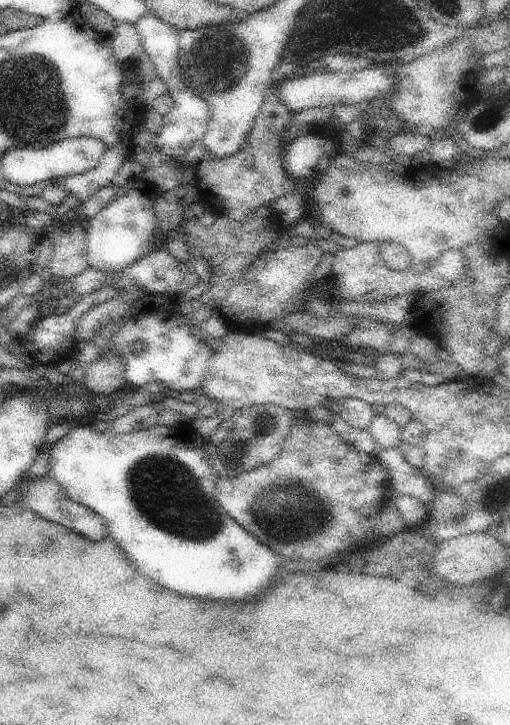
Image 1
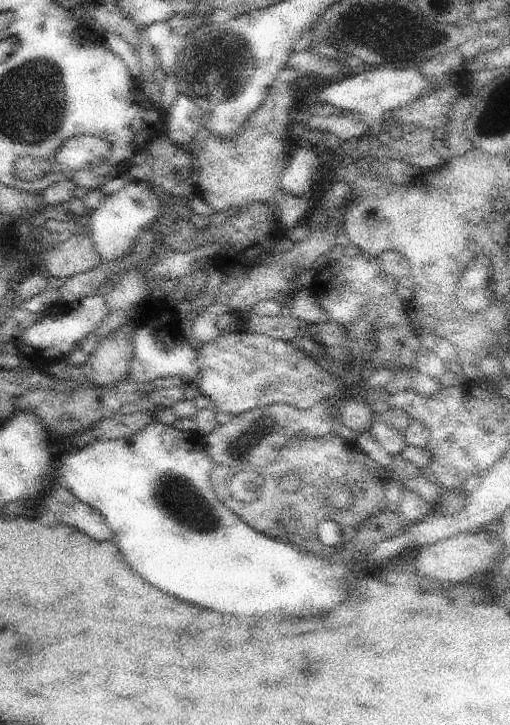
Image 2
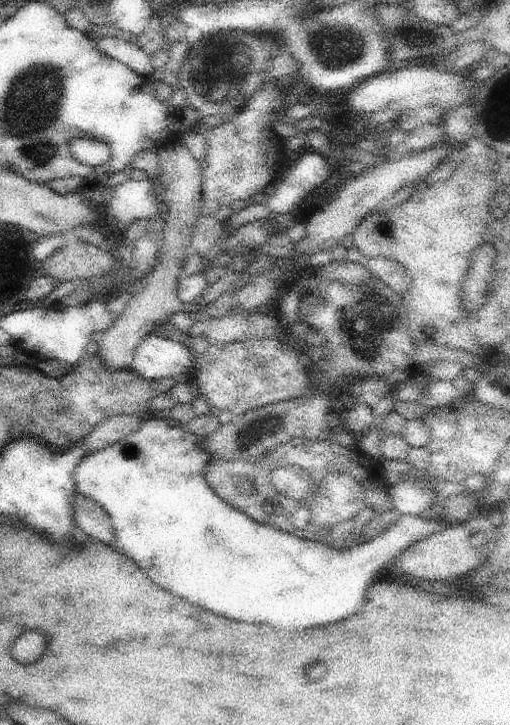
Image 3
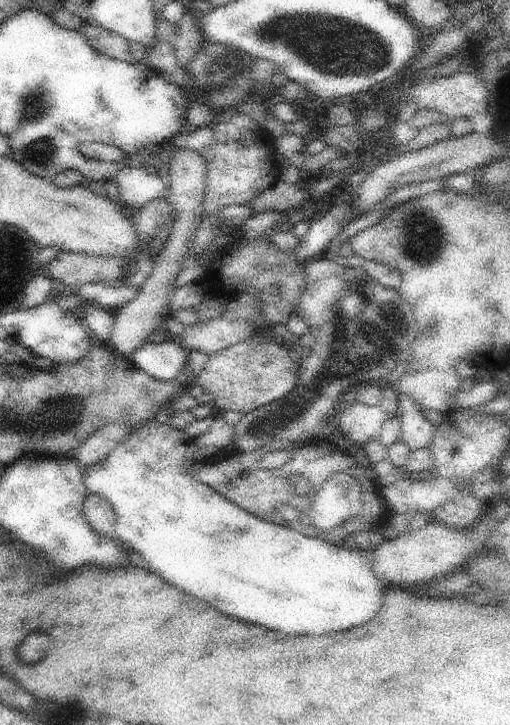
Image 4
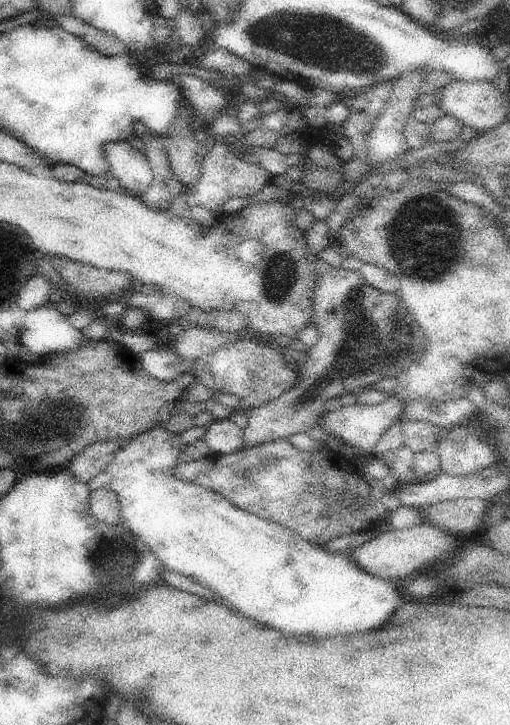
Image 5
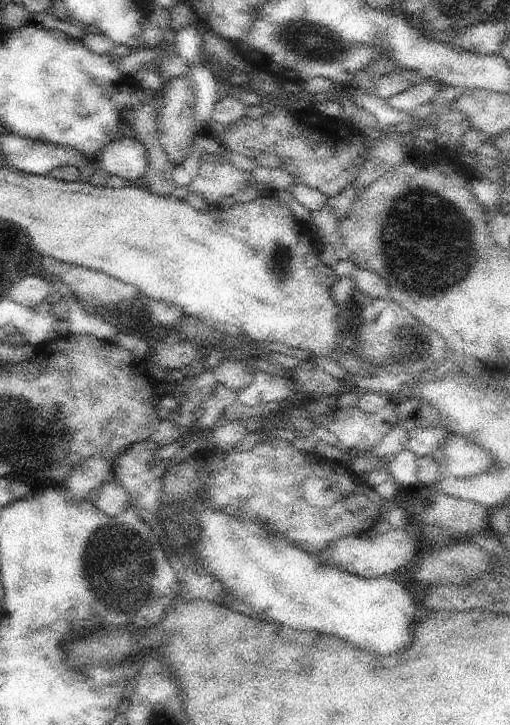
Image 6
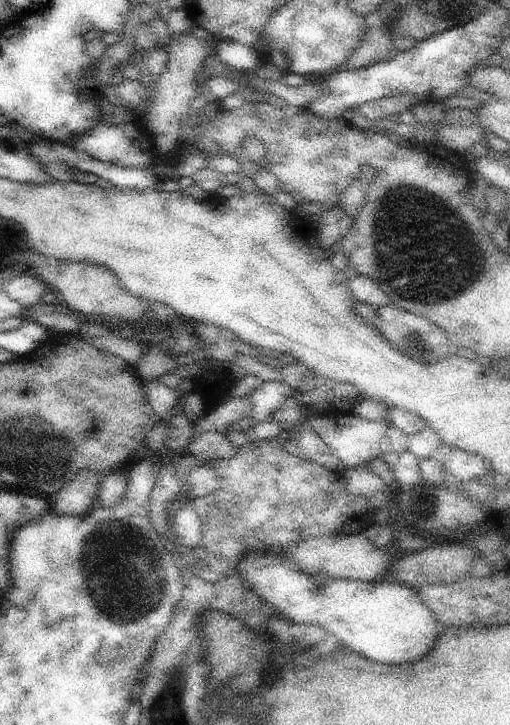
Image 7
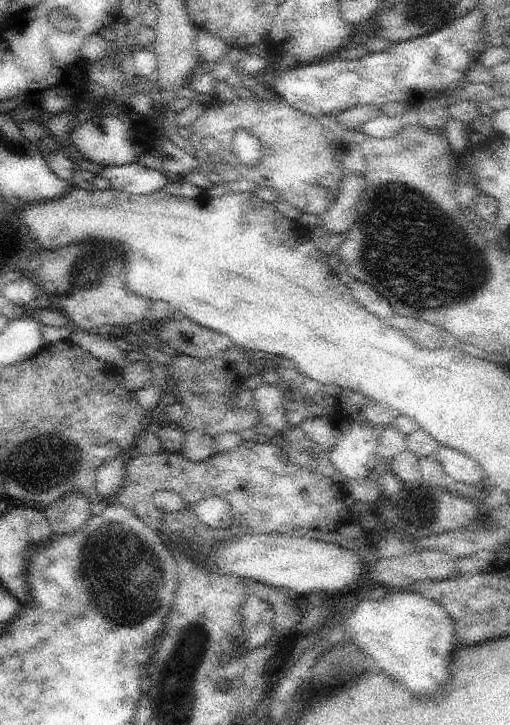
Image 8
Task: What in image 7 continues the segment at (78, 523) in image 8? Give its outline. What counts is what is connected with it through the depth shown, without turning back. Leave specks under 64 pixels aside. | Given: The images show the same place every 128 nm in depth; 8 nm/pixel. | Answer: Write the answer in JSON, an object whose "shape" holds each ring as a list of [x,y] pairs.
{"shape":[[[81,470],[71,477],[50,499],[57,516],[83,516],[89,510],[91,500],[97,499],[102,474],[93,470]]]}

